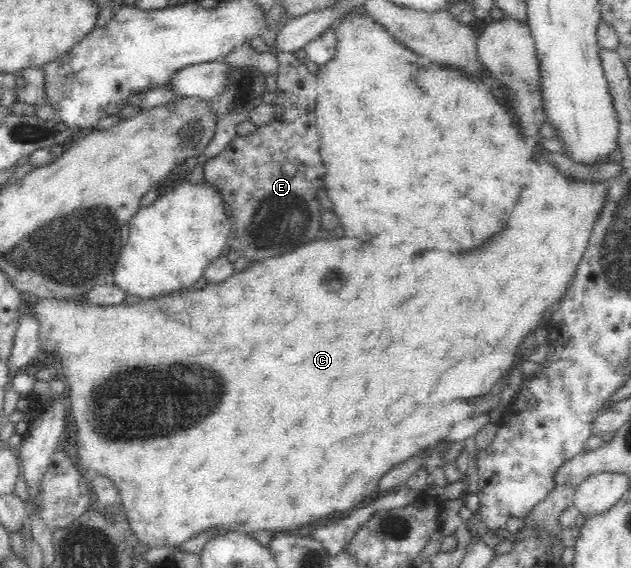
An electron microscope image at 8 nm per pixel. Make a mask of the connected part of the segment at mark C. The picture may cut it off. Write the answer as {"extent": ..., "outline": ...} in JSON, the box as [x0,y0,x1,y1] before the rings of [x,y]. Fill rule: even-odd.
{"extent":[22,17,611,548],"outline":[[[504,17],[499,22],[492,21],[476,38],[475,46],[486,78],[500,92],[499,98],[512,115],[518,133],[523,136],[523,142],[531,148],[531,158],[527,160],[527,166],[533,166],[525,174],[523,192],[519,194],[509,224],[503,226],[481,246],[467,252],[447,254],[425,250],[415,256],[409,256],[407,264],[407,256],[399,248],[379,250],[369,242],[349,236],[315,238],[295,248],[295,252],[285,252],[275,258],[263,258],[259,262],[252,261],[253,264],[245,270],[234,272],[223,282],[207,283],[207,286],[200,290],[194,287],[186,288],[141,298],[134,304],[102,305],[82,297],[37,297],[31,304],[27,301],[22,304],[24,313],[38,324],[38,349],[61,362],[59,371],[62,371],[69,382],[70,408],[73,410],[79,434],[76,446],[79,467],[87,474],[97,473],[111,477],[111,481],[119,490],[127,519],[143,543],[149,543],[151,548],[178,548],[187,540],[211,528],[218,528],[220,532],[227,529],[243,531],[251,535],[259,530],[273,533],[290,531],[315,520],[345,514],[359,505],[359,502],[375,495],[378,482],[385,472],[417,456],[423,449],[447,436],[452,426],[447,426],[443,414],[439,412],[439,406],[443,402],[485,396],[493,390],[495,384],[504,380],[503,373],[511,370],[517,362],[517,344],[521,344],[529,332],[540,327],[547,309],[561,300],[567,290],[567,284],[572,281],[577,265],[587,250],[595,222],[605,206],[611,179],[593,182],[585,178],[579,180],[575,176],[567,176],[565,172],[555,168],[550,152],[541,145],[541,128],[548,123],[549,117],[542,97],[541,63],[537,45],[526,20]],[[395,258],[403,260],[403,268],[393,268]],[[407,266],[413,270],[413,274],[403,272]],[[433,284],[439,284],[439,288],[443,290],[433,290]]]}

